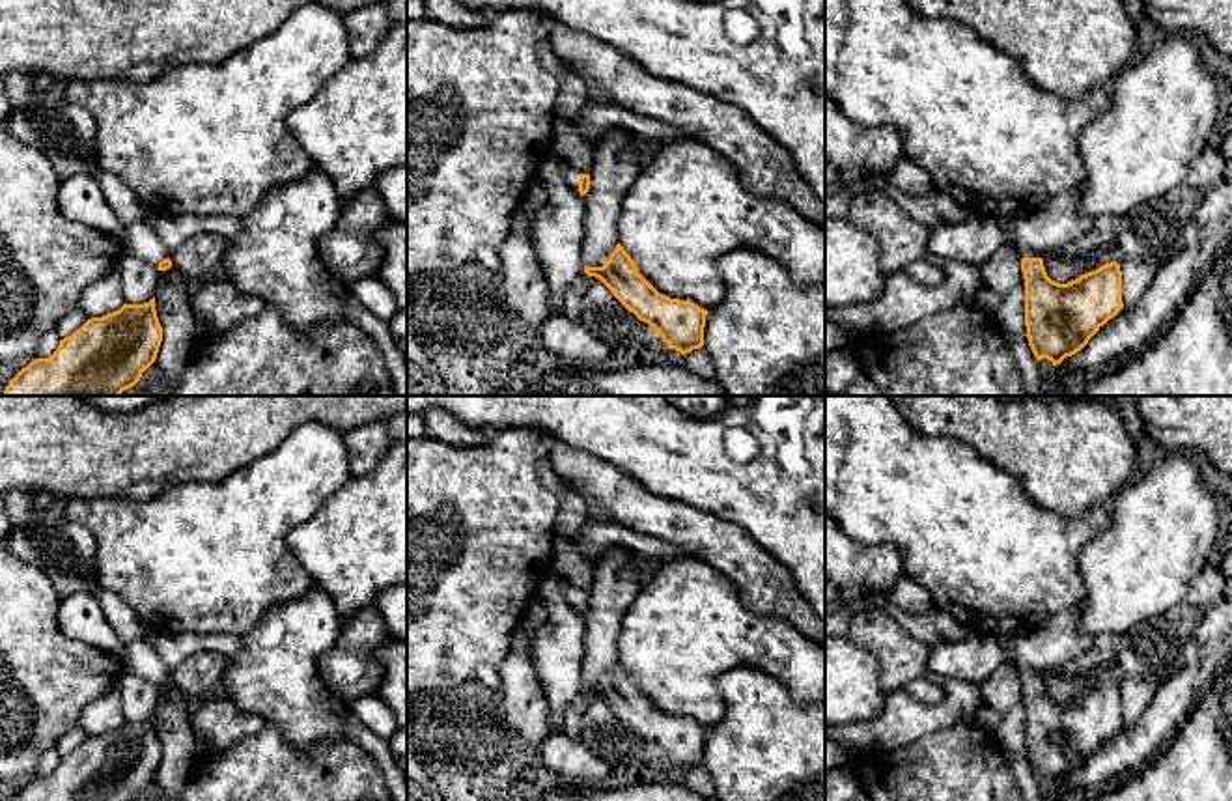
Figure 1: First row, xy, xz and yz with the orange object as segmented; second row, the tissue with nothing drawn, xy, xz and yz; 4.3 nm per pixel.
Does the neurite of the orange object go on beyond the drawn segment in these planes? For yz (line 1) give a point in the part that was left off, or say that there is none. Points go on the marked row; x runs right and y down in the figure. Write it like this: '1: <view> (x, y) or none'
1: yz (1022, 252)

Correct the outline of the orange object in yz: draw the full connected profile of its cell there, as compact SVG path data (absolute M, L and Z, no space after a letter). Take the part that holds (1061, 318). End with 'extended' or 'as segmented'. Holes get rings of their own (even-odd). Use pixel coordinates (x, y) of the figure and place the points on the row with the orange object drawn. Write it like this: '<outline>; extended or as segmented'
M997 218L997 222L1002 230L1004 245L1012 246L1021 260L1029 345L1038 360L1047 358L1057 366L1066 357L1081 351L1088 340L1124 308L1120 263L1111 261L1068 284L1058 284L1047 276L1040 250L1021 246L1006 237L1012 218Z; extended

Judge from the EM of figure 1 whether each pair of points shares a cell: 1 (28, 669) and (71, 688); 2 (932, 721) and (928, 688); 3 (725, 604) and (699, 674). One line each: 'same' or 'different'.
1: same
2: different
3: same

